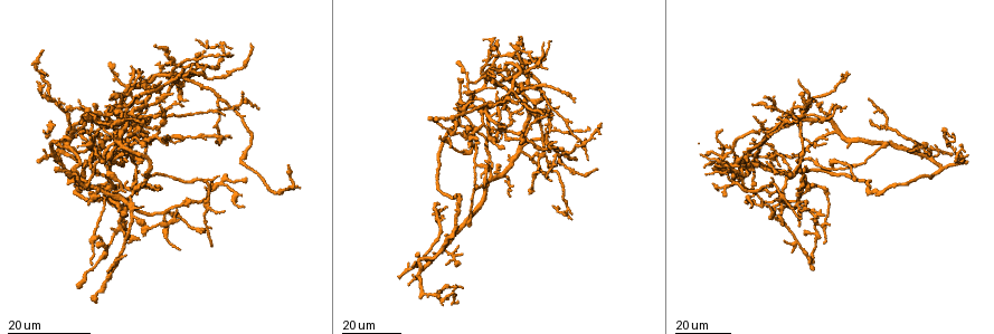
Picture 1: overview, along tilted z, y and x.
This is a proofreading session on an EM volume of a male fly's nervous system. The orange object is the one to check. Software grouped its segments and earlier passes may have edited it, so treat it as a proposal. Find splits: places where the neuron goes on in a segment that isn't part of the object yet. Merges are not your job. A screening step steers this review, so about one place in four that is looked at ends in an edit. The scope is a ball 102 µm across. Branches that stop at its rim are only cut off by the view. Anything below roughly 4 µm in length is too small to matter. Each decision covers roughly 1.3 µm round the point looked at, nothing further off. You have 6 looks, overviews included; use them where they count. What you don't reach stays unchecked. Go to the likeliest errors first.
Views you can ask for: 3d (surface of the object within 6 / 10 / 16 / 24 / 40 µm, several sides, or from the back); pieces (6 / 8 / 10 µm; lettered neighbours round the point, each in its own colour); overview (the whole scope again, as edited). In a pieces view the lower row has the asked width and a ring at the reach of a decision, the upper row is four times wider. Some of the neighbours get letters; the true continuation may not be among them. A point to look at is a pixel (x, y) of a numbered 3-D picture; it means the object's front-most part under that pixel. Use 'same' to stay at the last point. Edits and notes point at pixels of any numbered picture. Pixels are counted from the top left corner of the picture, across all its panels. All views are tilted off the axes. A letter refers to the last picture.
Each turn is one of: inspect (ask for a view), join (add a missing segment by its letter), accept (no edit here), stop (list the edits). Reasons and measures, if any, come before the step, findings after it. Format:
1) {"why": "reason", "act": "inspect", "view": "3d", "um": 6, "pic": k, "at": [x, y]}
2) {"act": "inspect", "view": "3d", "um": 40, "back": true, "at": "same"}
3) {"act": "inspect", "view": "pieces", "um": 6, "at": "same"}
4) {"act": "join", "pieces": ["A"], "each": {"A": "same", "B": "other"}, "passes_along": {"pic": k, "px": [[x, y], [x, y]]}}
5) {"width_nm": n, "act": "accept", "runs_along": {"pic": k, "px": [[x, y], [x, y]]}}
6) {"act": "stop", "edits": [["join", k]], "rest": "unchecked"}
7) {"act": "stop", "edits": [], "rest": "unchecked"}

{"why": "free end", "act": "inspect", "view": "3d", "um": 24, "pic": 1, "at": [795, 187]}

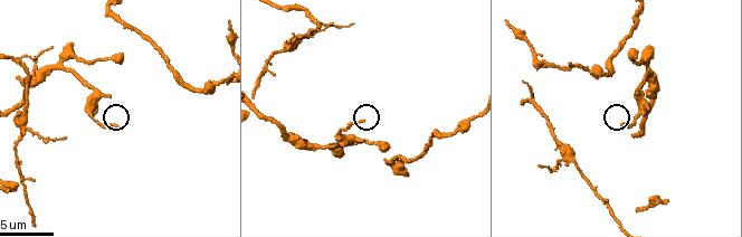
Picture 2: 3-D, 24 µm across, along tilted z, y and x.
{"act": "inspect", "view": "pieces", "um": 10, "pic": 2, "at": [360, 121]}

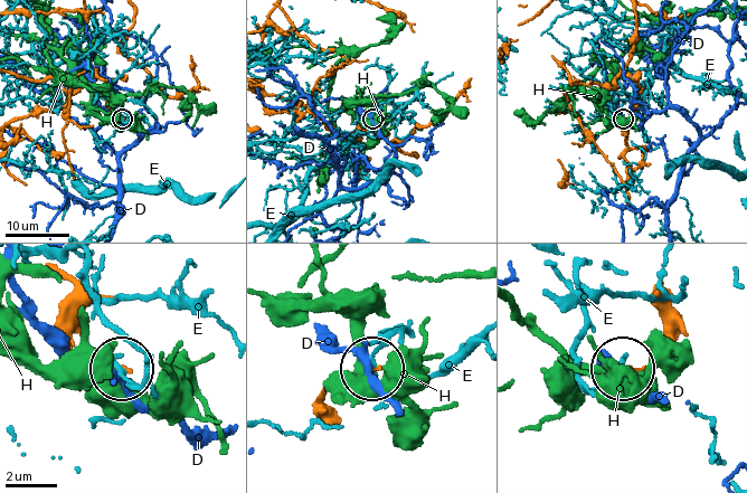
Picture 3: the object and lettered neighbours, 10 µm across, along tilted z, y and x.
{"width_nm": 160, "act": "accept", "each": {"D": "other", "E": "other", "H": "other"}, "found": "none of them fits"}

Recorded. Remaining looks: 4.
{"why": "end of a long branch", "act": "inspect", "view": "3d", "um": 24, "pic": 1, "at": [799, 81]}

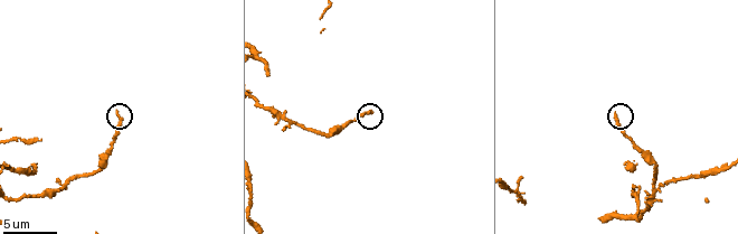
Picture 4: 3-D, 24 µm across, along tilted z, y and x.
{"why": "see the neighbours", "act": "inspect", "view": "pieces", "um": 10, "pic": 4, "at": [115, 111]}

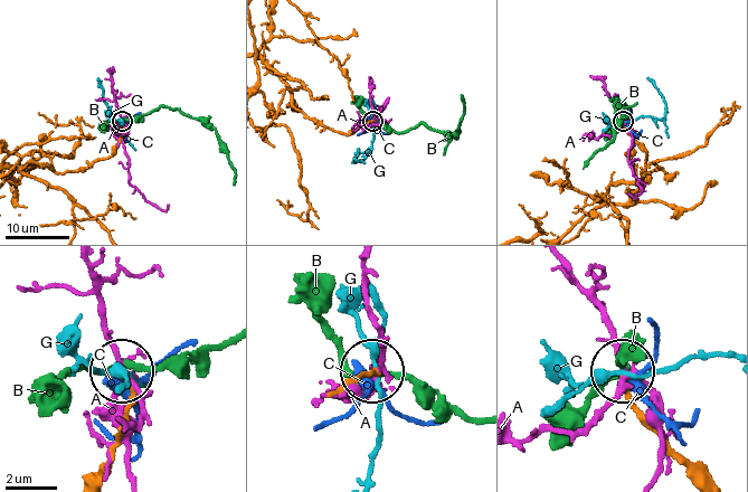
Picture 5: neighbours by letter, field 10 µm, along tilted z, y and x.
{"act": "accept", "each": {"A": "other", "B": "other", "C": "other", "G": "other"}, "found": "none of them fits"}

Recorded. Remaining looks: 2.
{"why": "branch stops here", "act": "inspect", "view": "3d", "um": 6, "pic": 2, "at": [9, 189]}

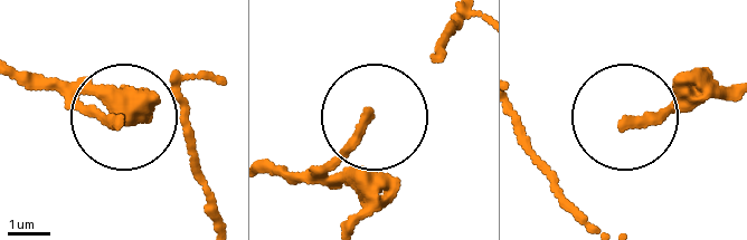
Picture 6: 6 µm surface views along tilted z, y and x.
{"why": "see the neighbours", "act": "inspect", "view": "pieces", "um": 8, "pic": 6, "at": [117, 120]}

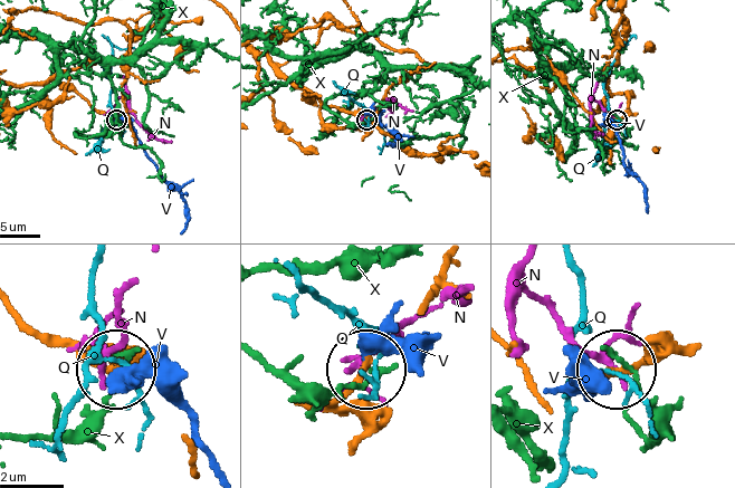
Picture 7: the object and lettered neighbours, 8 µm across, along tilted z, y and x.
{"act": "join", "pieces": ["V"], "each": {"N": "other", "Q": "other", "V": "same", "X": "other"}, "passes_along": {"pic": 7, "px": [[43, 333], [115, 378], [159, 388], [196, 423], [217, 465]]}, "found": "the neuron continues"}

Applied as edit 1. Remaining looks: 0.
{"act": "stop", "edits": [["join", 7]], "rest": "unchecked"}

